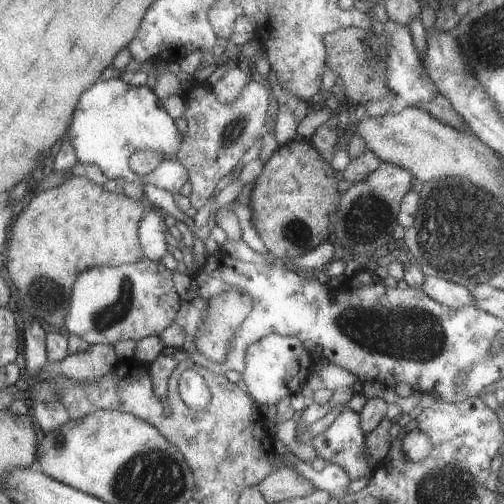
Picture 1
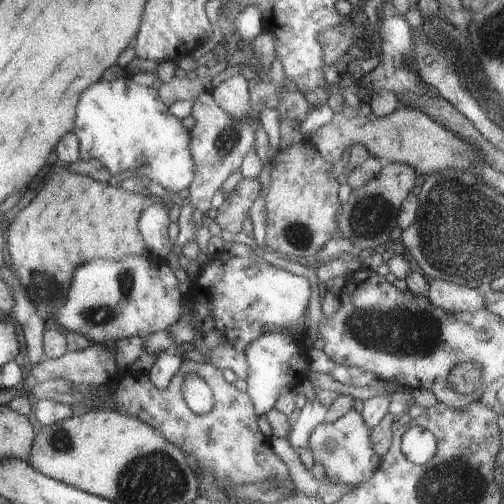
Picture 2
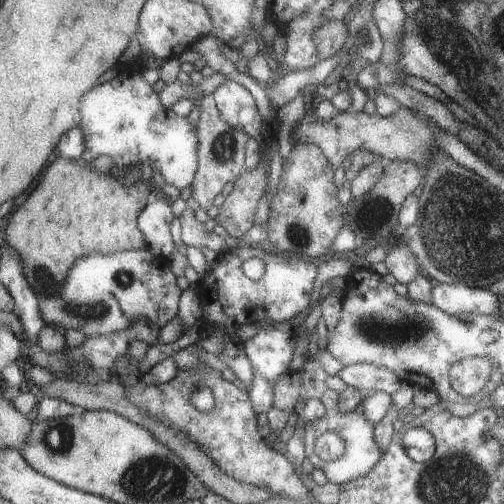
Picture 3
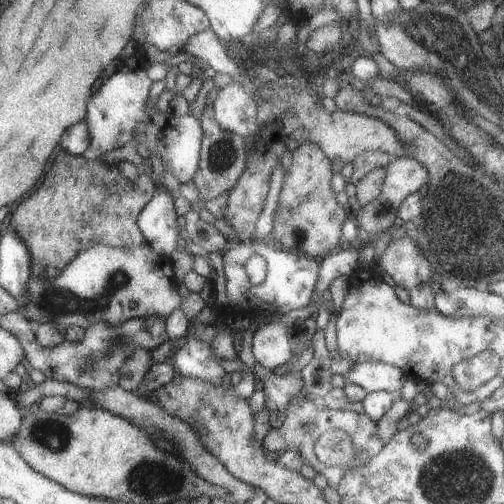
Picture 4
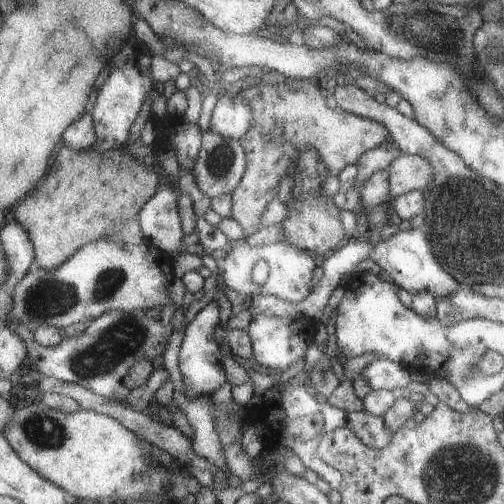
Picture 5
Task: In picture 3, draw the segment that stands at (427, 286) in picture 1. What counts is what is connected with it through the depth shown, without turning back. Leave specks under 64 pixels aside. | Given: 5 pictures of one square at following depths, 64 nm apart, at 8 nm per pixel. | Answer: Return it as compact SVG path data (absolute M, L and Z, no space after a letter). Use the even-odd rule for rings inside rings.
M433 282L431 306L439 308L449 316L475 314L475 316L497 316L501 312L501 298L487 288L449 286Z

